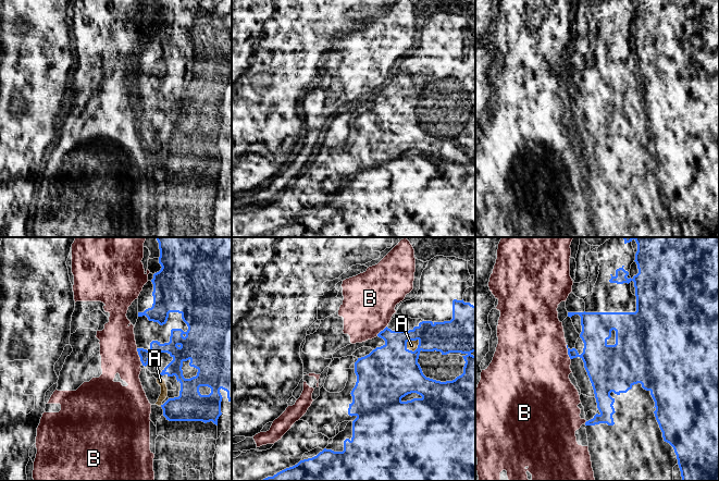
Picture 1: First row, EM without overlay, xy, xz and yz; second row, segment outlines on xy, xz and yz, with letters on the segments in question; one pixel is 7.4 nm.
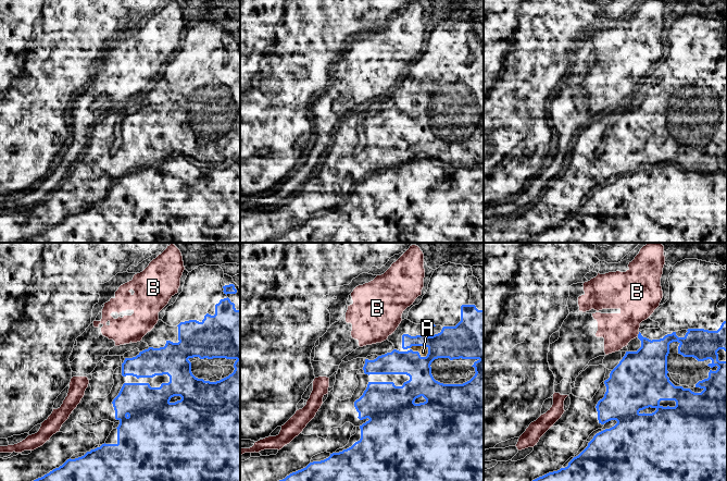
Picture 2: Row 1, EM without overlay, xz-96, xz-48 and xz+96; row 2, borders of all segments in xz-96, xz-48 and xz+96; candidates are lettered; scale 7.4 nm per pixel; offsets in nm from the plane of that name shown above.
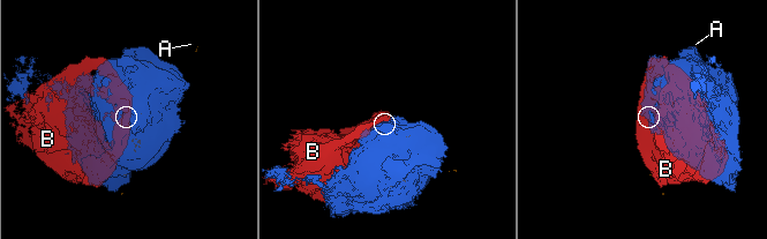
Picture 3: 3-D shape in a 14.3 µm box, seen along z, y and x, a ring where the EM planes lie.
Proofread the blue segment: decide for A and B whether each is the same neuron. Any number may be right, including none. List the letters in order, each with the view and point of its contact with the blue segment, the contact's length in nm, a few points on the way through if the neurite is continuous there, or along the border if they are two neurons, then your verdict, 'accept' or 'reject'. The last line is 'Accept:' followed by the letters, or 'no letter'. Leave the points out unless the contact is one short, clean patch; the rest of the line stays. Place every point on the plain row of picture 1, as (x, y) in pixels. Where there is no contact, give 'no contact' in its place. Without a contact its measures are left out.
A: meets blue in xz at (410, 96); contact 120 nm long; accept
B: meets blue in xy at (139, 112); contact 120 nm long; reject
Accept: A

